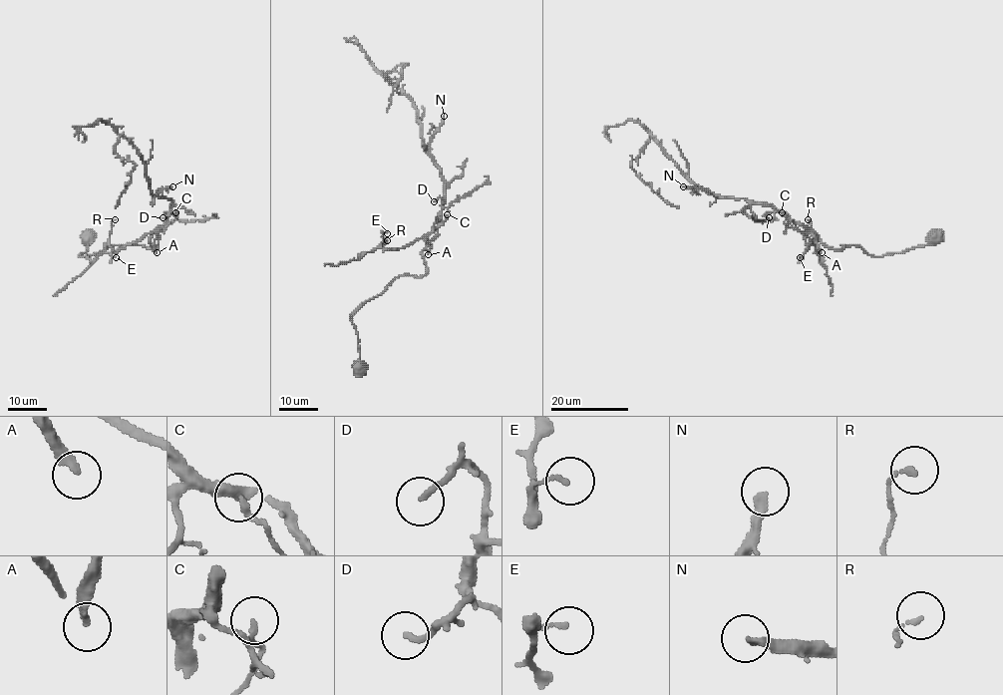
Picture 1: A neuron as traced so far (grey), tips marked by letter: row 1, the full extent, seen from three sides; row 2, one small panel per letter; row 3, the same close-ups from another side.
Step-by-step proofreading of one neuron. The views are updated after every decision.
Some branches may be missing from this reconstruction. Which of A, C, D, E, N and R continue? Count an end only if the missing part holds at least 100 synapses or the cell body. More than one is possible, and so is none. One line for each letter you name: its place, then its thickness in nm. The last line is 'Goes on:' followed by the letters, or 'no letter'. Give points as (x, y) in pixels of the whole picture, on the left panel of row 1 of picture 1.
A: Place: (157, 252). Thickness 240 nm
N: Place: (172, 186). Thickness 240 nm
Goes on: A, N

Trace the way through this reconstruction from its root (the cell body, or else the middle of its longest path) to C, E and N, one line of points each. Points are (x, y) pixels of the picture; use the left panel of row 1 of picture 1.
C: (89, 237), (82, 257), (114, 245), (141, 244), (155, 249), (151, 235), (171, 222), (175, 212)
E: (89, 237), (82, 257), (155, 249), (166, 224), (117, 251), (108, 242), (116, 257)
N: (89, 237), (82, 257), (114, 245), (155, 249), (150, 237), (172, 206), (158, 191), (172, 186)

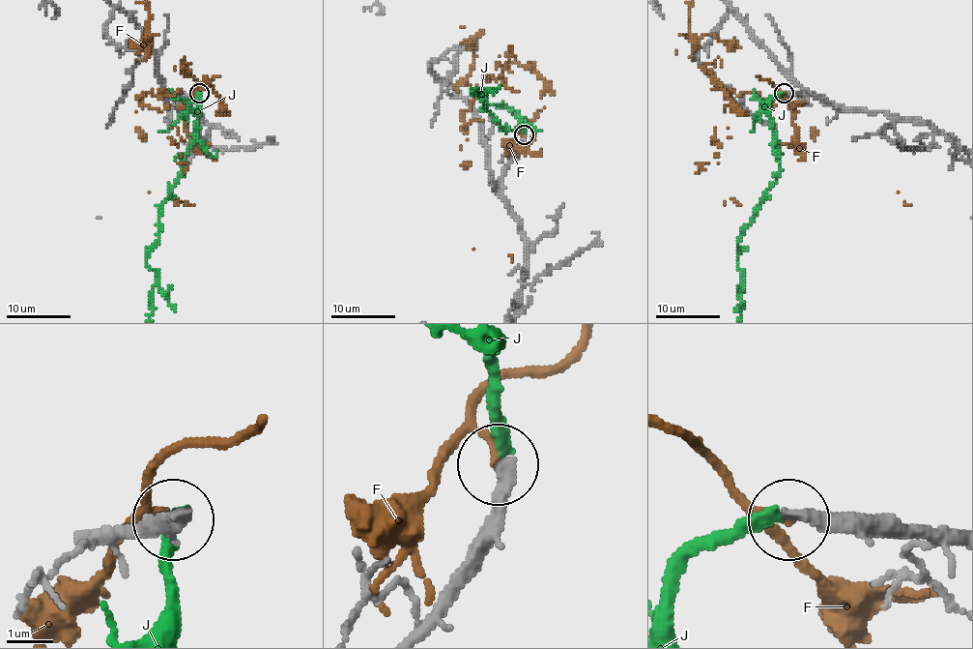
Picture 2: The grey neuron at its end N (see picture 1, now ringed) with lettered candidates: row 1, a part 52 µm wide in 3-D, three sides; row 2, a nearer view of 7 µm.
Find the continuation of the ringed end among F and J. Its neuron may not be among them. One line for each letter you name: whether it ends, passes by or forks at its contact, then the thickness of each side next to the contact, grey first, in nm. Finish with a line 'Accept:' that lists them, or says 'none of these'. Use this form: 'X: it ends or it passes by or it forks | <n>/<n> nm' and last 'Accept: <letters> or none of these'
J: it ends | 280/280 nm
Accept: J

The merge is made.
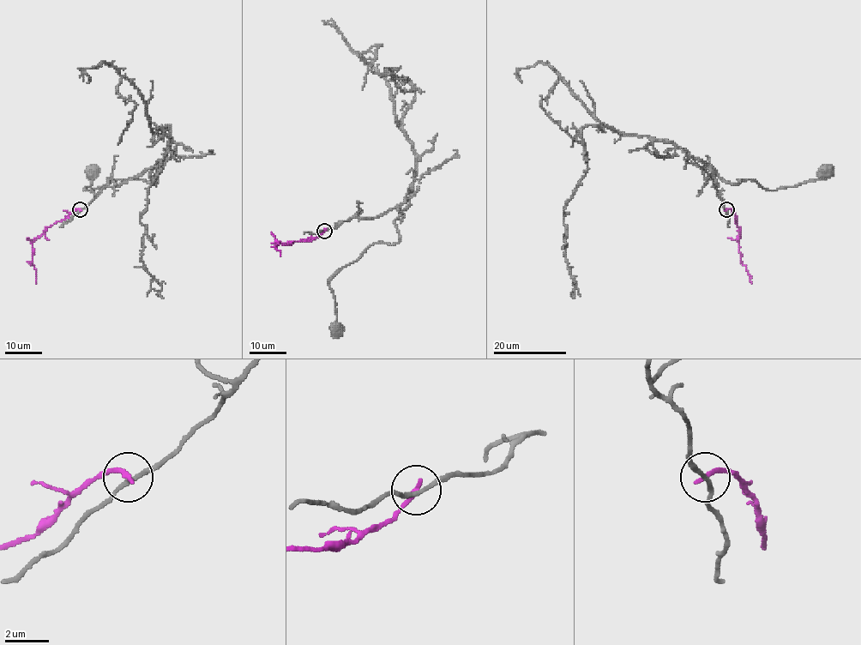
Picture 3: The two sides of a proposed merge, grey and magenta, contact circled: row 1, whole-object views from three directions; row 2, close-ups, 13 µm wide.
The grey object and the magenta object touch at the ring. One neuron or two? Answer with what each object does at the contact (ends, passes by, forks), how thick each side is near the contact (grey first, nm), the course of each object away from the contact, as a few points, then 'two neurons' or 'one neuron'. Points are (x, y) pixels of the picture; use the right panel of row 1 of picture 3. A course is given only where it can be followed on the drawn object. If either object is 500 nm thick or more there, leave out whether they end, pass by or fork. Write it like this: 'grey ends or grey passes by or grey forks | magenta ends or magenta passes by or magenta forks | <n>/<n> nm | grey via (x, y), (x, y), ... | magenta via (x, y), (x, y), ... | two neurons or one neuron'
grey passes by | magenta ends | 170/240 nm | grey via (726, 210), (713, 180), (695, 162), (698, 159), (727, 182), (754, 180), (774, 190), (825, 179), (826, 172) | magenta via (726, 210), (730, 209), (734, 214), (742, 262), (746, 267), (751, 283) | two neurons

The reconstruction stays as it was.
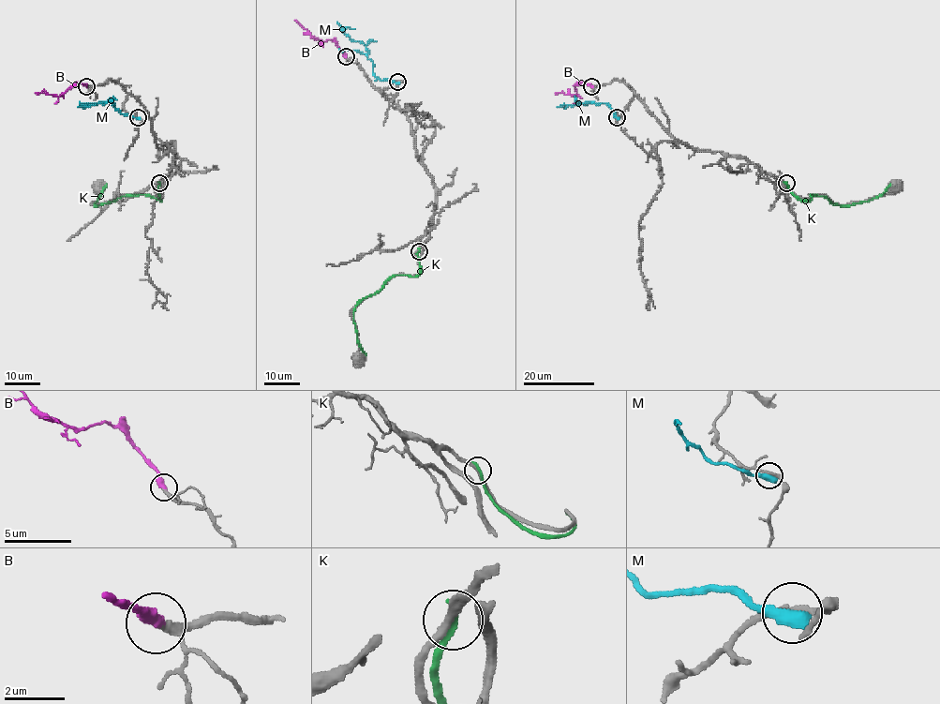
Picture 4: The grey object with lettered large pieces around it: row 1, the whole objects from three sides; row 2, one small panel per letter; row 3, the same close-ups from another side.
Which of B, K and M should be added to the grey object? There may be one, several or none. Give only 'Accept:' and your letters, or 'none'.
Accept: B

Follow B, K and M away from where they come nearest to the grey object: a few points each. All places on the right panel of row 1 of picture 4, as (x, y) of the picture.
B: (592, 86), (577, 83), (574, 96), (555, 93)
K: (786, 183), (798, 198), (808, 201), (809, 194), (825, 196), (840, 205), (877, 197), (889, 184)
M: (617, 118), (607, 104), (580, 103), (562, 106), (563, 104)

